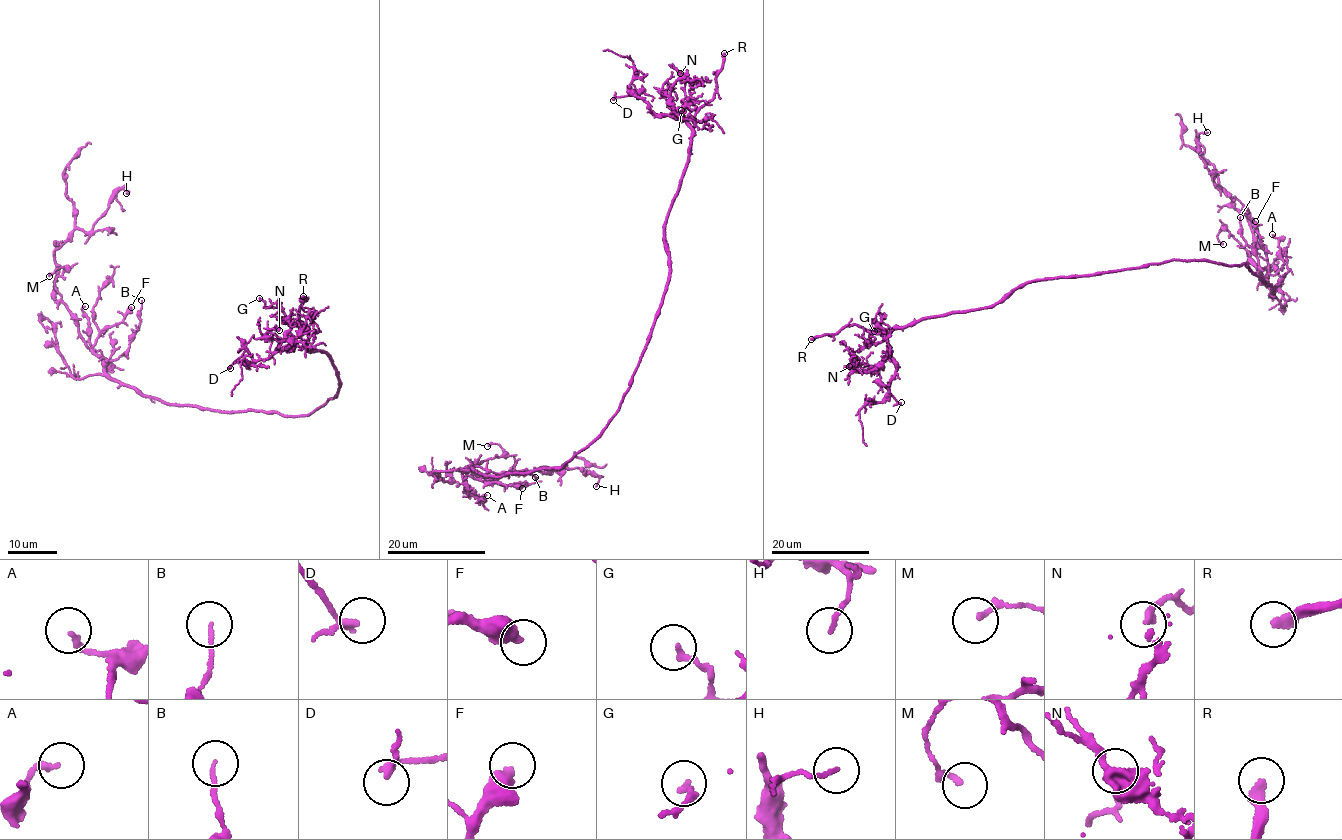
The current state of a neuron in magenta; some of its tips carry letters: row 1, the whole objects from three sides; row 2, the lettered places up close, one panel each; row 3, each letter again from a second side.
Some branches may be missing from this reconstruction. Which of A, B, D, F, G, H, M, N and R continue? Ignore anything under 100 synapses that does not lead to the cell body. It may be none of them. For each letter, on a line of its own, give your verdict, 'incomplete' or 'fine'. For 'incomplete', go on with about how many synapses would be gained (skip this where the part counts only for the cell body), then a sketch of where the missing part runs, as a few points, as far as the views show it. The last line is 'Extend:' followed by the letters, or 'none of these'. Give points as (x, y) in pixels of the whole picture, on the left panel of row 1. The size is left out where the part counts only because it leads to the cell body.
A: fine
B: fine
D: fine
F: fine
G: fine
H: fine
M: fine
N: fine
R: incomplete; missing branch runs (303, 296), (306, 290), (306, 261), (296, 253), (272, 246), (243, 253), (199, 241), (195, 244)
Extend: R

